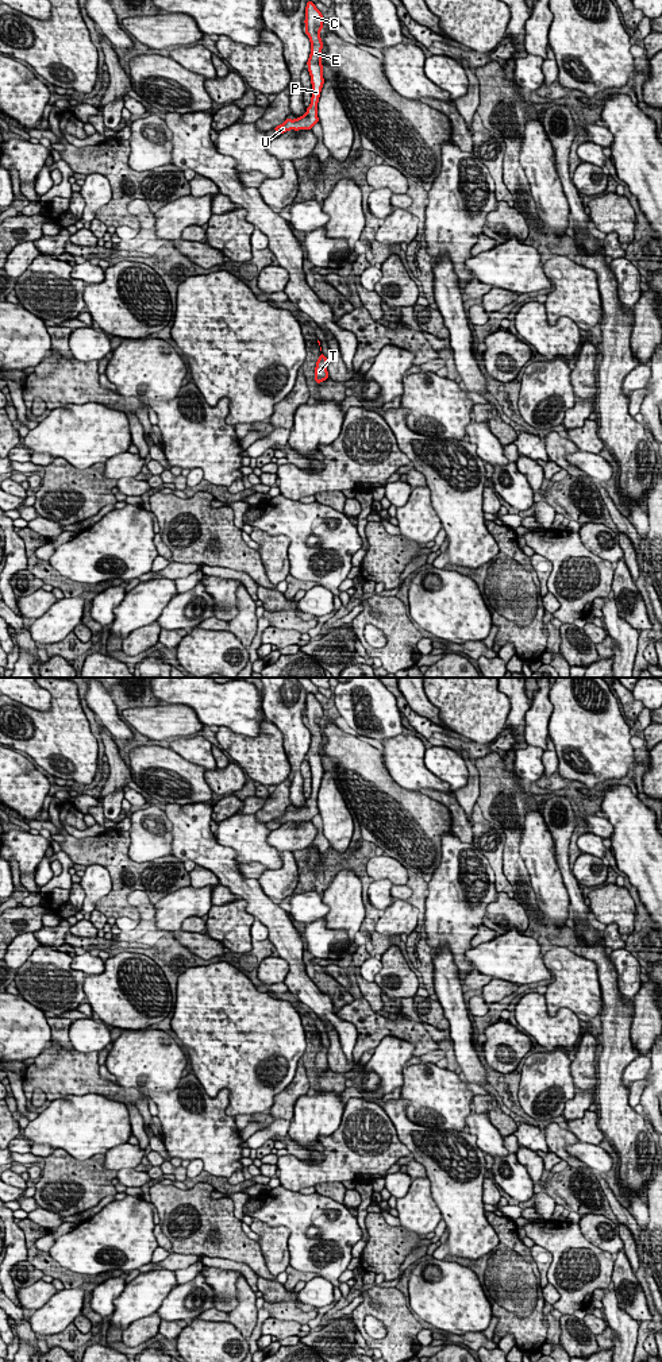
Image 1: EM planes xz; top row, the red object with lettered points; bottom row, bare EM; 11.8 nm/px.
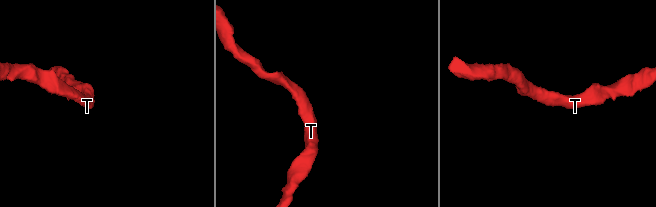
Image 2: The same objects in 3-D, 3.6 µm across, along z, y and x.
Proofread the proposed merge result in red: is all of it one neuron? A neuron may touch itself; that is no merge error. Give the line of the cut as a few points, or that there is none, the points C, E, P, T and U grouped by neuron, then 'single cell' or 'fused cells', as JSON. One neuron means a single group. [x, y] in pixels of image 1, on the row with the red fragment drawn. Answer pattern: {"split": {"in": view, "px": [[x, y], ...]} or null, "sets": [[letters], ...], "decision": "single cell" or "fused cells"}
{"split": null, "sets": [["C", "E", "P", "T", "U"]], "decision": "single cell"}

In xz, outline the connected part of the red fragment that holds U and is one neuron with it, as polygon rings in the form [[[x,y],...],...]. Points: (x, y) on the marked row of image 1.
[[[307,1],[304,23],[305,34],[311,40],[311,54],[307,62],[312,84],[311,105],[307,108],[307,112],[303,116],[295,120],[285,119],[282,124],[273,128],[280,134],[284,134],[289,130],[311,130],[316,123],[319,123],[317,103],[324,84],[322,65],[323,42],[319,34],[323,28],[323,13],[316,8],[315,3],[312,1]]]

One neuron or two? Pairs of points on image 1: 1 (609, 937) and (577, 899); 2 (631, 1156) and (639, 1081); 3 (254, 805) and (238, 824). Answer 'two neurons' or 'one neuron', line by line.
1: two neurons
2: two neurons
3: two neurons

